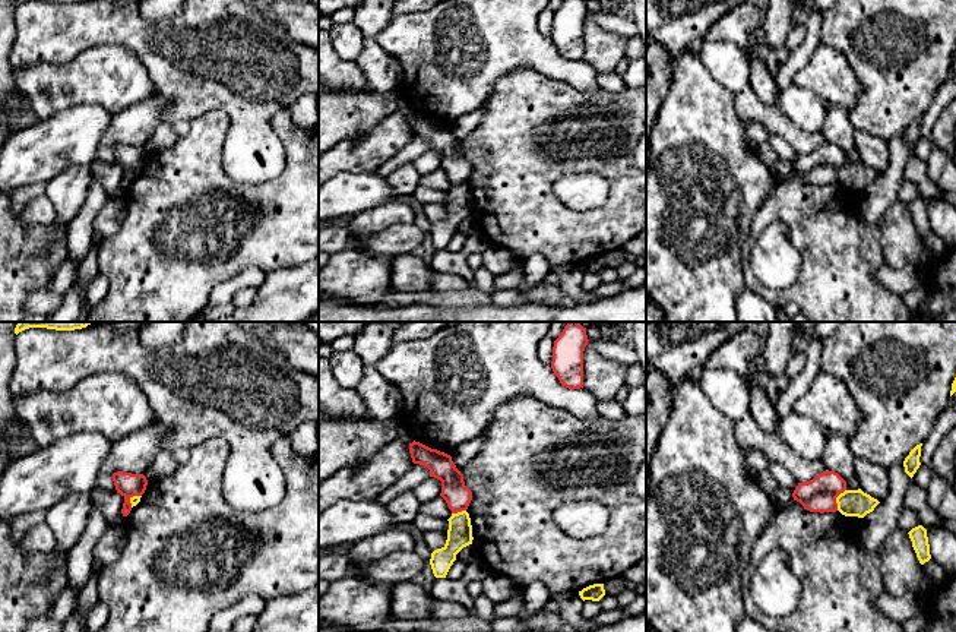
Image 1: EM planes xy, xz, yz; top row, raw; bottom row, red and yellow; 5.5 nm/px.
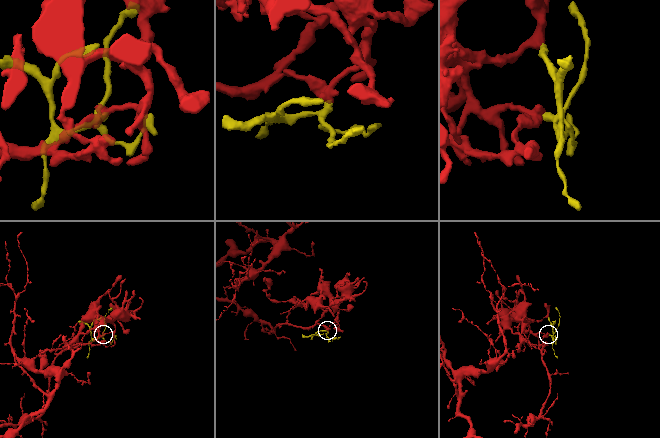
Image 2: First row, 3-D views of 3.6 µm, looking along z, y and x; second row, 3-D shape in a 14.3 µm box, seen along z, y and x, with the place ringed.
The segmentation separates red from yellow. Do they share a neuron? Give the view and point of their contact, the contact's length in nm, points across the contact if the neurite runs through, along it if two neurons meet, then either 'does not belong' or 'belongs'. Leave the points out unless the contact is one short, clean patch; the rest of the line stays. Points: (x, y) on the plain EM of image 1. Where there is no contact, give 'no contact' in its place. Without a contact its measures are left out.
yz (835, 171) | 130 nm | along yz (845, 161), (836, 170), (836, 182) | does not belong

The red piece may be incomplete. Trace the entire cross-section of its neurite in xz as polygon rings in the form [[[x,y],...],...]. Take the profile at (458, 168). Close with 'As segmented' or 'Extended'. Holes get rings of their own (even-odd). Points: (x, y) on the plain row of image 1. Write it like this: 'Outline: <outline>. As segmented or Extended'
Outline: [[[415,113],[409,116],[409,126],[414,136],[427,139],[430,149],[441,154],[440,168],[446,173],[452,186],[468,181],[472,164],[465,158],[463,146],[456,140],[450,127]]]. As segmented

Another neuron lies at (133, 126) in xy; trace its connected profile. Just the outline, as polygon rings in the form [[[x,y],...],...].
[[[159,95],[113,114],[99,146],[113,148],[117,143],[145,146],[155,127],[162,123],[164,108],[168,105]]]

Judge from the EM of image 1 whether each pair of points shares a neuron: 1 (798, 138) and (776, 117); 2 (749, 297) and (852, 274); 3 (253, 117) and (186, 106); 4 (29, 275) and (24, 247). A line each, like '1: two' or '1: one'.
1: one
2: two
3: one
4: one

